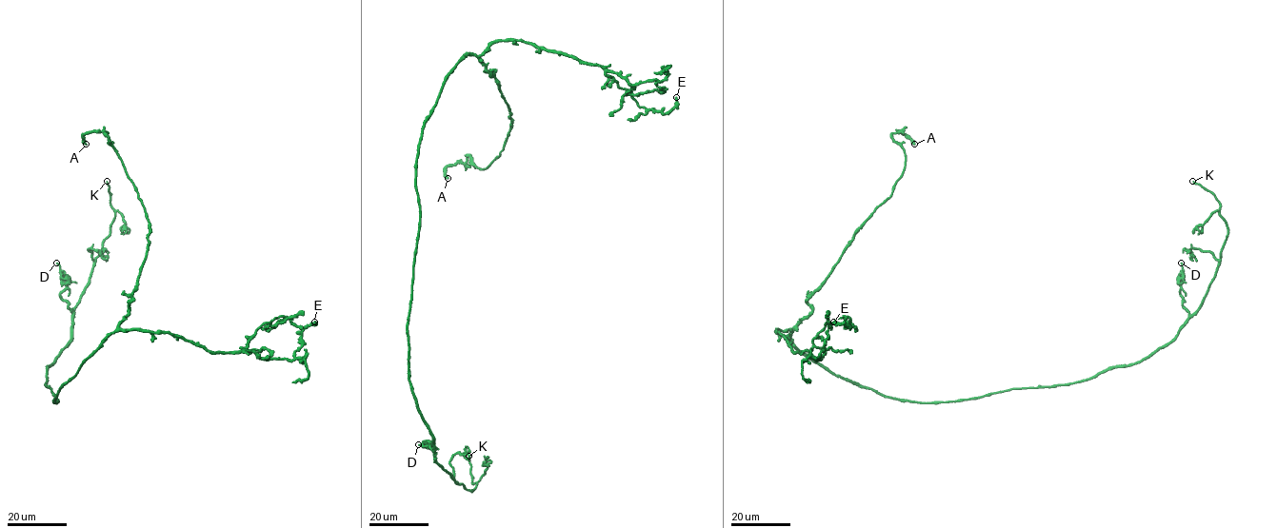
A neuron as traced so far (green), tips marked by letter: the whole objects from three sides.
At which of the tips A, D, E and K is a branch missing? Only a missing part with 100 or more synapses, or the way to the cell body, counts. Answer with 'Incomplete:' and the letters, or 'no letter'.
Incomplete: K

